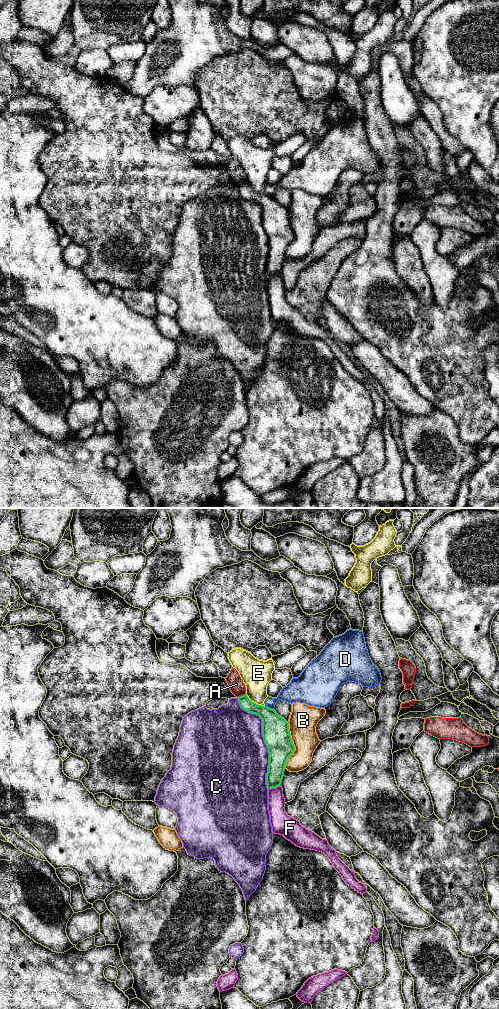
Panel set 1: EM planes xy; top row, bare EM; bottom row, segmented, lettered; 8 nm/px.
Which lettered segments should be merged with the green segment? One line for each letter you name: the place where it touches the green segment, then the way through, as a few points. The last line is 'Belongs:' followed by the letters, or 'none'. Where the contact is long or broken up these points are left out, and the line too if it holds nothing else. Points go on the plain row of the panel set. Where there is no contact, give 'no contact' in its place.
Belongs: none

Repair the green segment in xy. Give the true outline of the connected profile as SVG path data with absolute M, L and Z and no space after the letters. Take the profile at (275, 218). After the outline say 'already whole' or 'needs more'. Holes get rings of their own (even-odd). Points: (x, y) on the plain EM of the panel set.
M246 182L238 185L238 190L242 197L262 207L262 224L269 241L266 273L268 277L281 274L286 250L295 239L289 211L274 197L252 190Z | already whole

